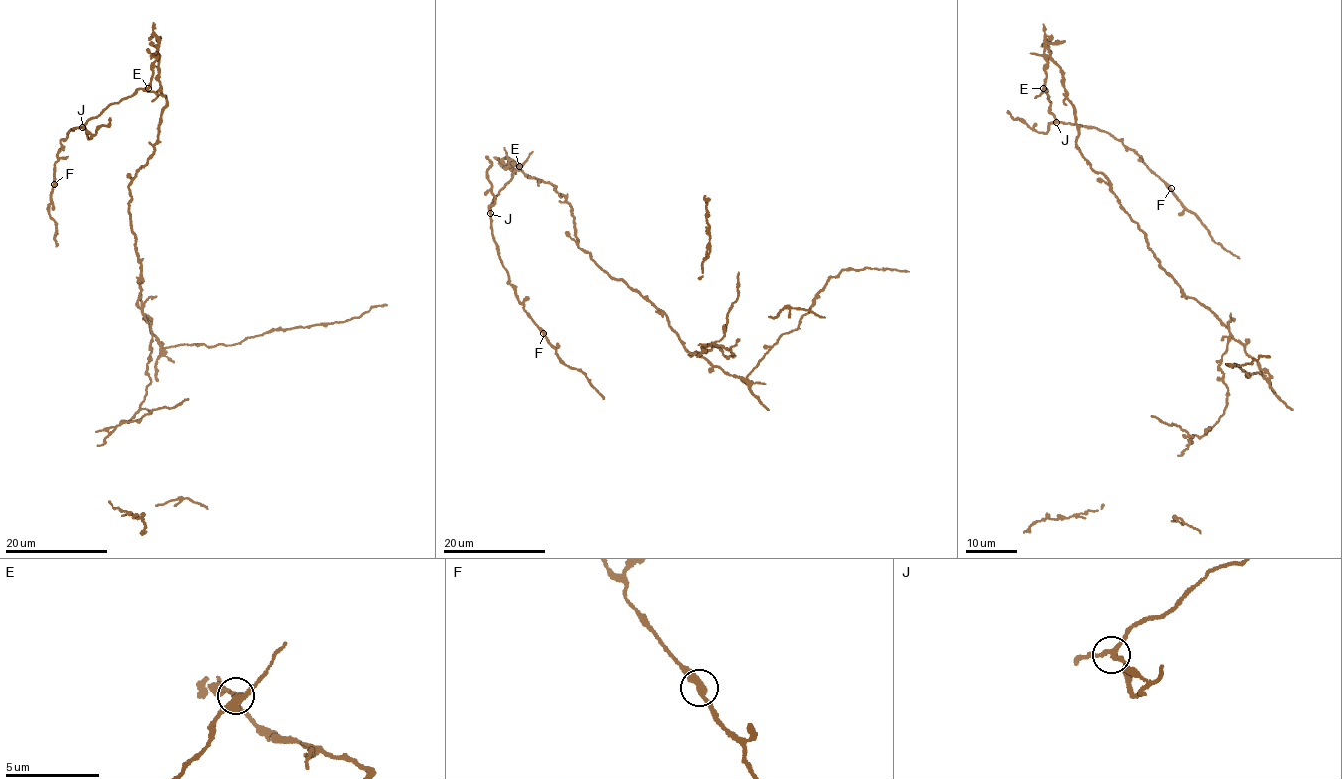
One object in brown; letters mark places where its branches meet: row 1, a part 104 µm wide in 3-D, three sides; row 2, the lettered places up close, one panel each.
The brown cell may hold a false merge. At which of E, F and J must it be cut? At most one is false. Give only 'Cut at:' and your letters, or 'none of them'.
Cut at: E

